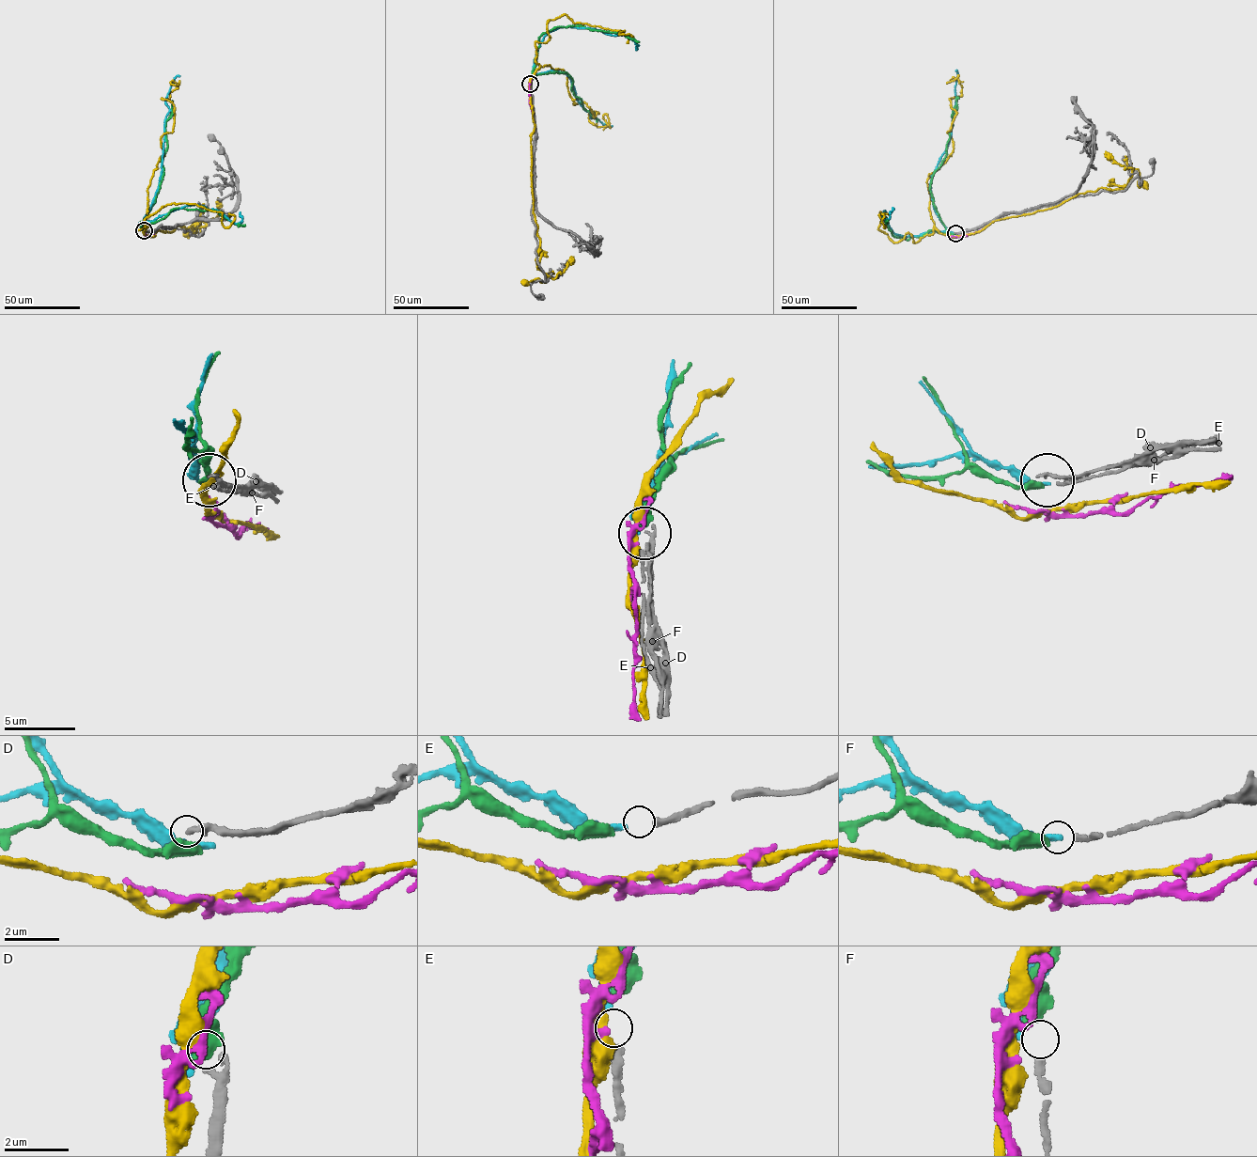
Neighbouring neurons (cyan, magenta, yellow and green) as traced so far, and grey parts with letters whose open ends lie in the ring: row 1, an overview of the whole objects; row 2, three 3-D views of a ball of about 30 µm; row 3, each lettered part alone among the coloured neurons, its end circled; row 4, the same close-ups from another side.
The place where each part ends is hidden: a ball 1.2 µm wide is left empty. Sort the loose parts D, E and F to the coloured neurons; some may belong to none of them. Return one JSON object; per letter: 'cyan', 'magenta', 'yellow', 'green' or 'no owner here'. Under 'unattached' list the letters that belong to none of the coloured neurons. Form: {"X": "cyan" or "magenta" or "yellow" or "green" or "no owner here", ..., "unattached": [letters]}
{"D": "no owner here", "E": "cyan", "F": "green", "unattached": ["D"]}

